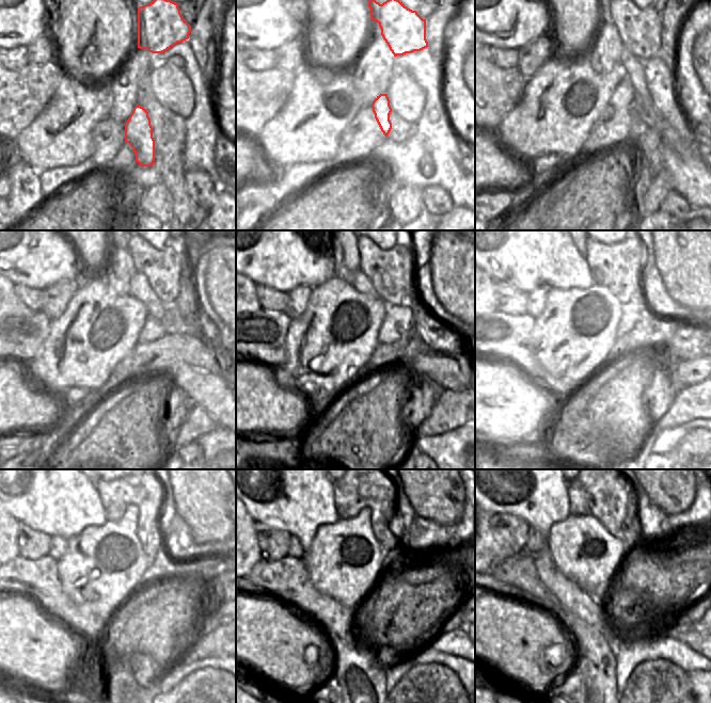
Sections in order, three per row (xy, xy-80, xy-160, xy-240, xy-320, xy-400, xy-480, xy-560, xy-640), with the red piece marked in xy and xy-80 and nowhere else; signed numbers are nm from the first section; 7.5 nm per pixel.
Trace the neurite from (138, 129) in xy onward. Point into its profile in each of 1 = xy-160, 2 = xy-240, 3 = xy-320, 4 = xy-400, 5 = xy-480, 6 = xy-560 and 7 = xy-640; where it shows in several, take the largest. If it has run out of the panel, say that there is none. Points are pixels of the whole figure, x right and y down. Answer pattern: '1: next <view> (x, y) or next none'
1: next xy-160 (621, 98)
2: next xy-240 (153, 329)
3: next xy-320 (392, 272)
4: next xy-400 (620, 267)
5: next xy-480 (144, 491)
6: next xy-560 (376, 491)
7: next xy-640 (601, 491)

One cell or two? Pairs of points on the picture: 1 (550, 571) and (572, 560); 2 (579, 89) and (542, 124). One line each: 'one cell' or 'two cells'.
1: two cells
2: one cell

